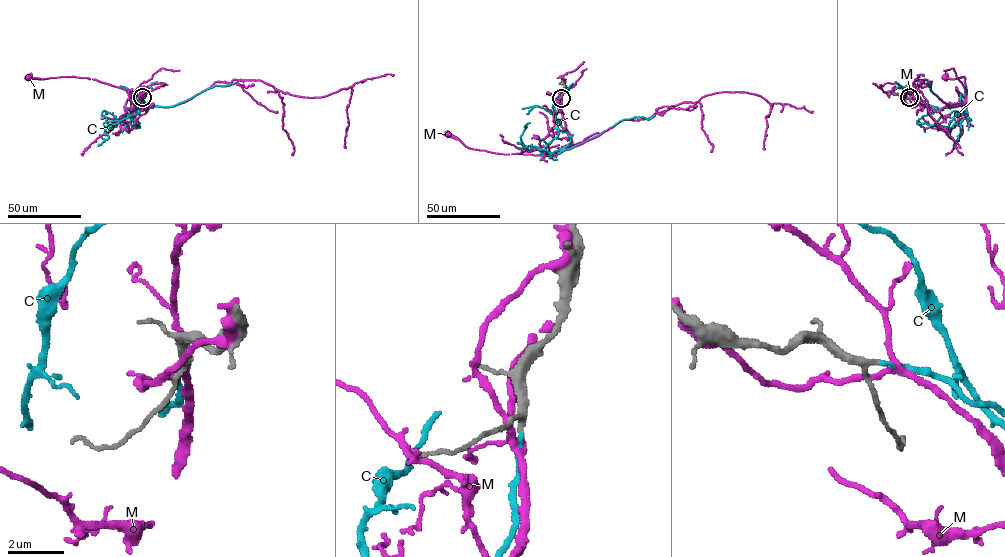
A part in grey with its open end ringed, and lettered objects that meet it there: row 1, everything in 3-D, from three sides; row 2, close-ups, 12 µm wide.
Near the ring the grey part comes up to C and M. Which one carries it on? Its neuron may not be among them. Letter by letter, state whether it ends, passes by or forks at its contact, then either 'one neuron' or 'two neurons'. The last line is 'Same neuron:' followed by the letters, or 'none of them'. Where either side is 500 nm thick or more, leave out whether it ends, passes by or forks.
C: it ends; one neuron
M: it passes by; two neurons
Same neuron: C

